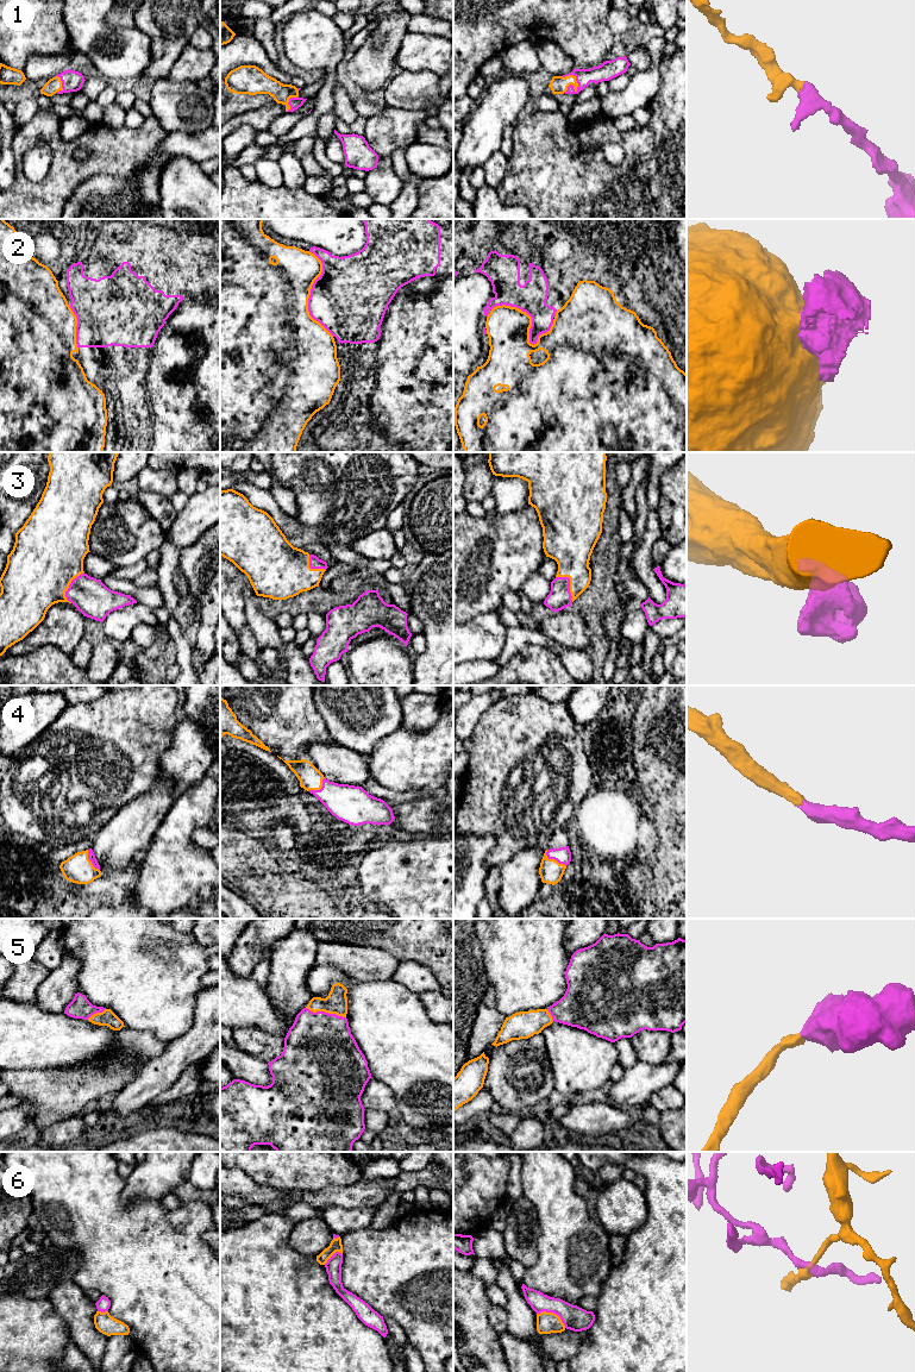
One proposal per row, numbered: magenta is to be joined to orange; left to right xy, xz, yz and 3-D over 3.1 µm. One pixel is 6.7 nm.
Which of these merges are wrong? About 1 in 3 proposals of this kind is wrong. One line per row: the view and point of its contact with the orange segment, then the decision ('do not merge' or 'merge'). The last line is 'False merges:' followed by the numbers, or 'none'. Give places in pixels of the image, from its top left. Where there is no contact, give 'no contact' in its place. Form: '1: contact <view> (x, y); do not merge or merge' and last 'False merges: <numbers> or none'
1: contact yz (575, 77); merge
2: contact yz (531, 325); merge
3: contact yz (570, 583); merge
4: contact yz (553, 859); merge
5: contact xz (326, 1012); merge
6: contact yz (552, 1313); do not merge
False merges: 6

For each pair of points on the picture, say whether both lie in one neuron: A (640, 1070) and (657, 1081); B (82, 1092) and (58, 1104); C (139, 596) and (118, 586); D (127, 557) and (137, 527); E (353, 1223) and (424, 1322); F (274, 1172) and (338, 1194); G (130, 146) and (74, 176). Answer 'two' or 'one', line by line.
A: one
B: one
C: one
D: one
E: two
F: two
G: one

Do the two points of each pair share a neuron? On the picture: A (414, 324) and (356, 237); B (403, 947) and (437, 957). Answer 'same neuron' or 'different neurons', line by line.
A: different neurons
B: same neuron

